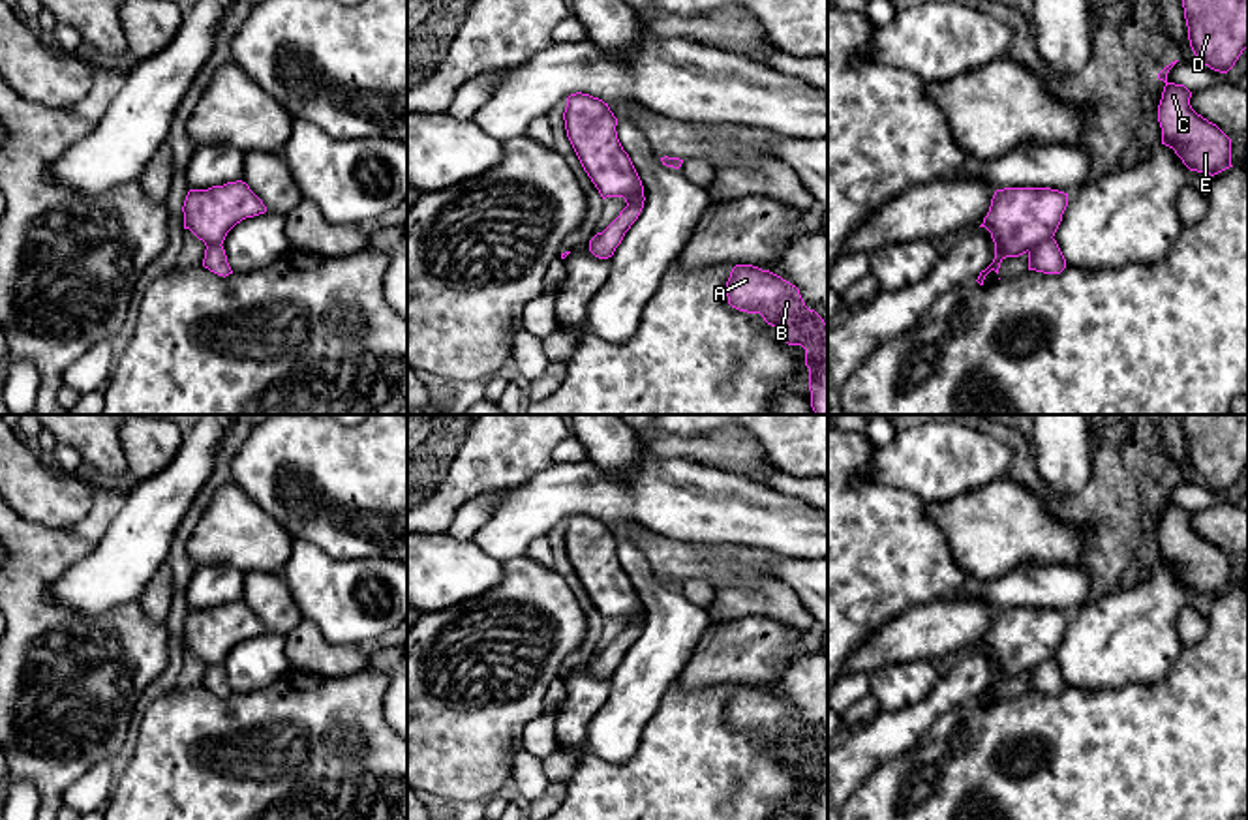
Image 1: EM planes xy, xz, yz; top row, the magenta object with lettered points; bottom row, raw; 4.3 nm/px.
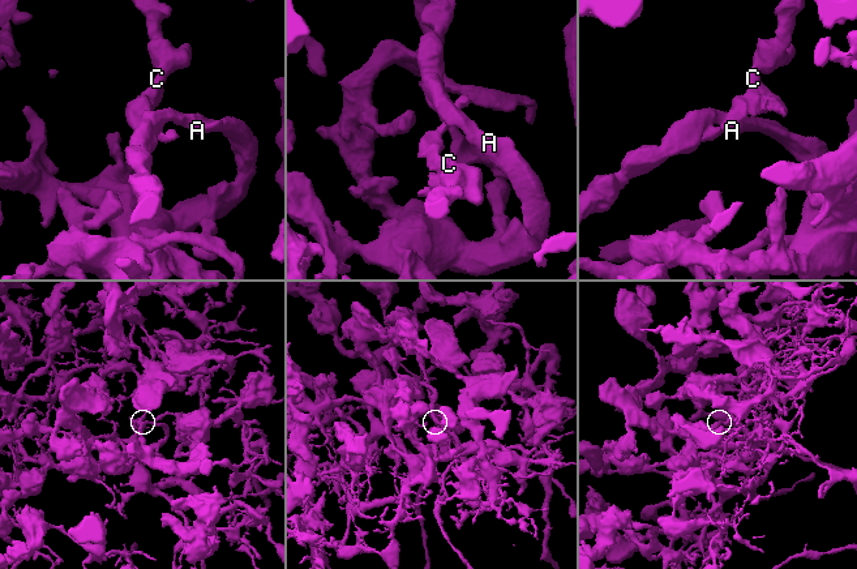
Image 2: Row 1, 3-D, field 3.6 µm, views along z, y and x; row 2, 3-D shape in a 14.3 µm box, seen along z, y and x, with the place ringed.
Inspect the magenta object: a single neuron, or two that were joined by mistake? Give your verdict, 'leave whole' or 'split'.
leave whole

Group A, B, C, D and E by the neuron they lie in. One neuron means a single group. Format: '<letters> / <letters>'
A B C D E

